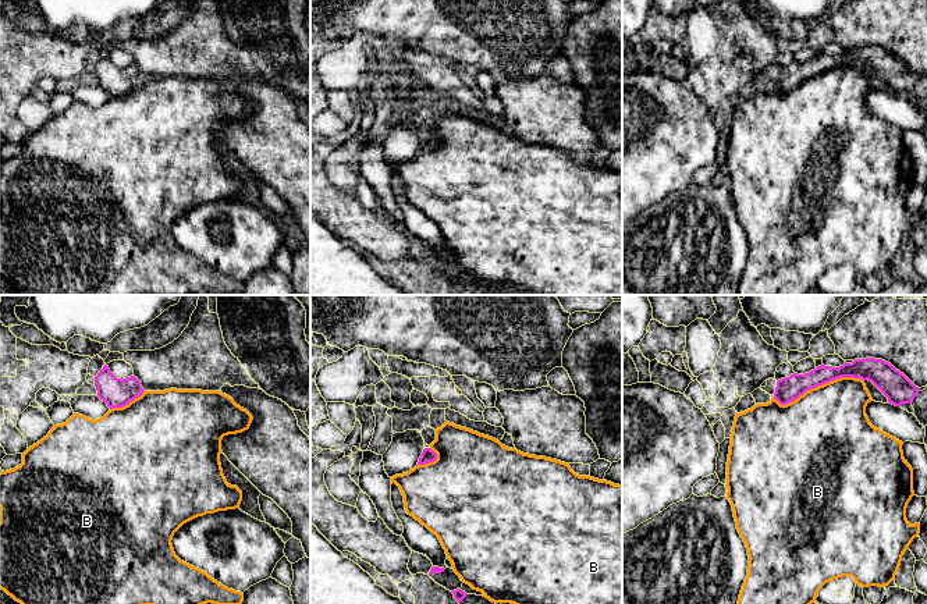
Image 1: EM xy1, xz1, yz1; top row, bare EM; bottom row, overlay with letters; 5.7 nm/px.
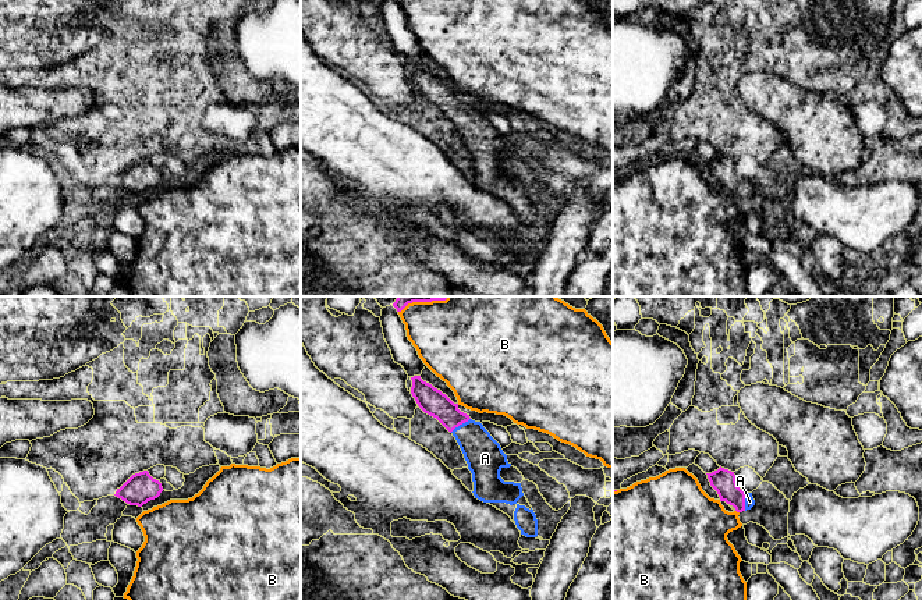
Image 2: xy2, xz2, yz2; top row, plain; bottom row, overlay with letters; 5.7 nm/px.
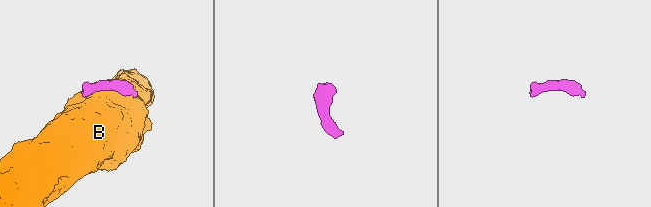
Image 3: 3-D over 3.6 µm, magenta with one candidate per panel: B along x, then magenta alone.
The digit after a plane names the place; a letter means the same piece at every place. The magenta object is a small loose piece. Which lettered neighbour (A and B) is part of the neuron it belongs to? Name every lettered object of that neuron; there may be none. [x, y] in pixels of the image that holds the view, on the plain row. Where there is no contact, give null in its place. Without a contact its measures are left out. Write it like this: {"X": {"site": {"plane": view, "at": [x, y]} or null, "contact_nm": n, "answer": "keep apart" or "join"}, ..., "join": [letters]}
{"A": {"site": {"plane": "xz2", "at": [460, 112]}, "contact_nm": 150, "answer": "join"}, "B": {"site": {"plane": "yz1", "at": [819, 73]}, "contact_nm": 550, "answer": "keep apart"}, "join": ["A"]}

